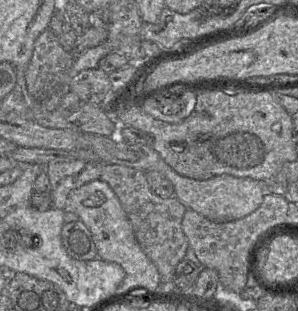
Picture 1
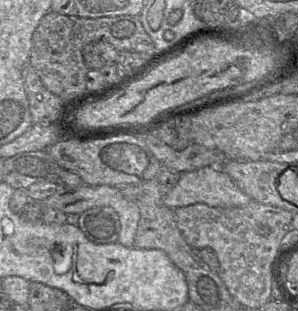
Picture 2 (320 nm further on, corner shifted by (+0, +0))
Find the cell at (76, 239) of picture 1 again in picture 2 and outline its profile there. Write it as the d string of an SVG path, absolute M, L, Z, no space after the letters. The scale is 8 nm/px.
M97 206L82 212L77 226L94 243L107 244L118 241L119 216L109 206Z

